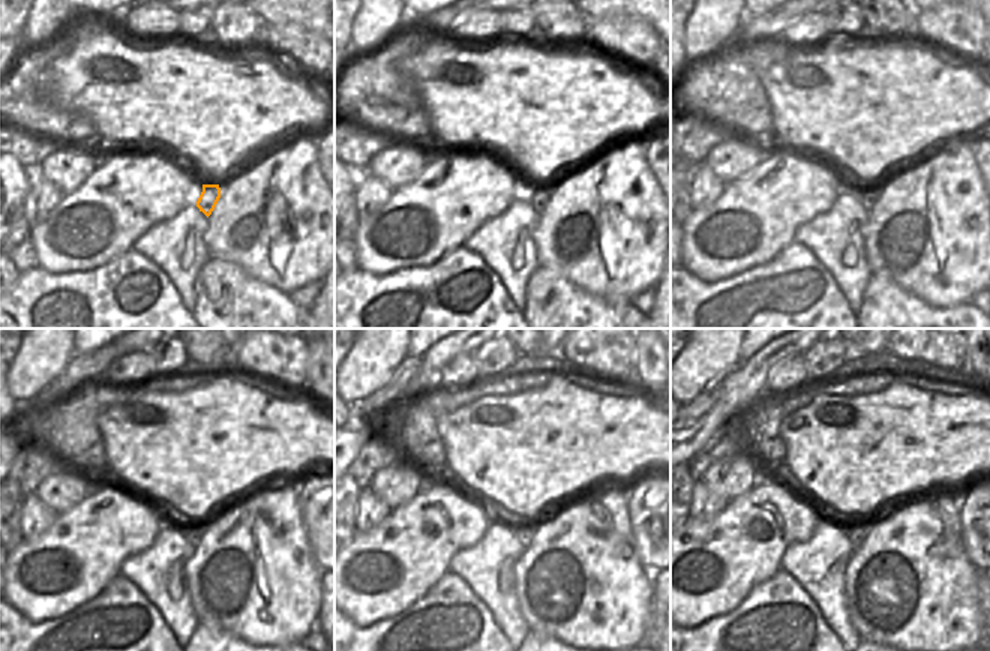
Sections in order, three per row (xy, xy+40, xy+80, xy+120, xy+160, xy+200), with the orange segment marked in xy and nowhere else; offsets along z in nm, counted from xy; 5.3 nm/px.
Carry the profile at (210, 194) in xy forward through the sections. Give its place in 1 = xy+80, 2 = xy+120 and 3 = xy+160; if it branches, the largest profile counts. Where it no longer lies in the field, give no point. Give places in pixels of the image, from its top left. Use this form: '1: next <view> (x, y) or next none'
1: next xy+80 (870, 195)
2: next xy+120 (194, 533)
3: next xy+160 (524, 533)

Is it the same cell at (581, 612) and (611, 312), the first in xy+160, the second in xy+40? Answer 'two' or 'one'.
two

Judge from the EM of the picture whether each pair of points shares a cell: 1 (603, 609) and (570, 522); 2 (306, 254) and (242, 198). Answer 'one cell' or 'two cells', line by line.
1: one cell
2: one cell

